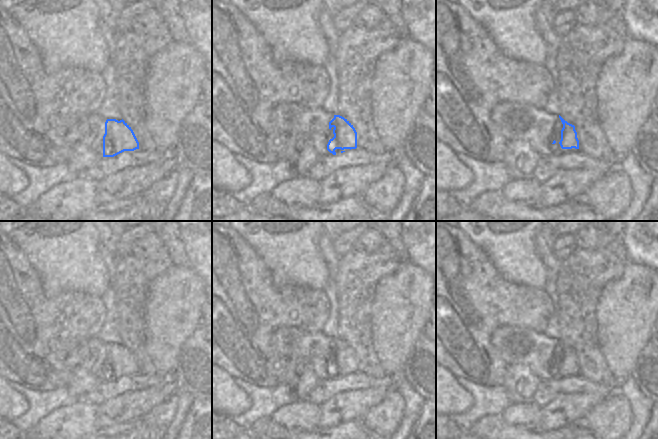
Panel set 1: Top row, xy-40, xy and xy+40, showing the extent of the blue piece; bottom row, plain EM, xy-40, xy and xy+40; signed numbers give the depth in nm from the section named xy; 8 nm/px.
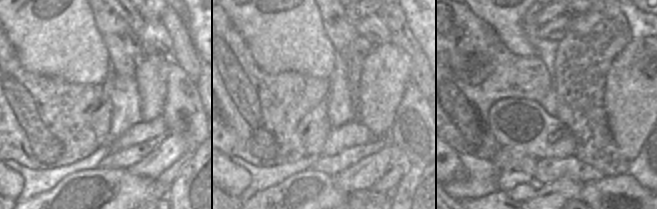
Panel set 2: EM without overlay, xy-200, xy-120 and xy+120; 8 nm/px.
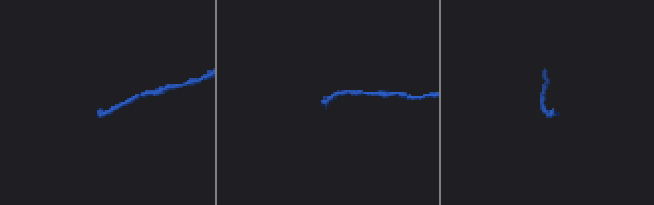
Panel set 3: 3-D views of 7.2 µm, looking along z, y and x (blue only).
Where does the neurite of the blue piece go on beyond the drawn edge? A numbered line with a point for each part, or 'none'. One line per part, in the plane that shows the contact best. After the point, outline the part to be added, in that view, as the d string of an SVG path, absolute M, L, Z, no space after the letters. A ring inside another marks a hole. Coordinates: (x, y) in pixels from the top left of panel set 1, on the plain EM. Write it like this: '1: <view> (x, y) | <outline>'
1: xy (314, 347) | M280 327L273 334L271 344L282 355L288 357L298 353L312 368L319 381L332 381L327 368L334 361L329 346L334 342L322 333L308 333L294 327Z

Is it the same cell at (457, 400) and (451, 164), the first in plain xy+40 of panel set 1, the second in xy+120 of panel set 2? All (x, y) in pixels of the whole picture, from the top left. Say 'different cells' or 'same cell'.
same cell

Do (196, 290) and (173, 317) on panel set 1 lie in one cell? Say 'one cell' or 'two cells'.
one cell

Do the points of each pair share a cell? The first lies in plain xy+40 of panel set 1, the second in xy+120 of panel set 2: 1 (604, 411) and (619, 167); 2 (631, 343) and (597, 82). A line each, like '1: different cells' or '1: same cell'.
1: different cells
2: different cells

